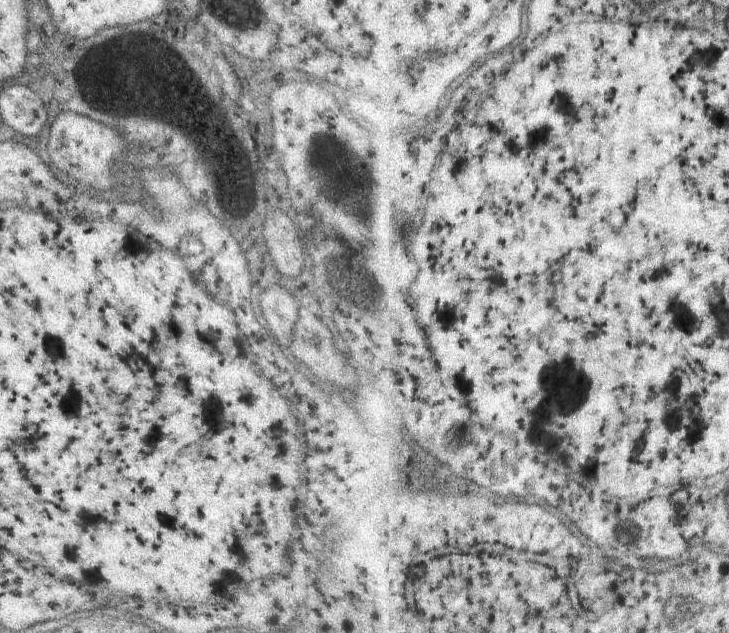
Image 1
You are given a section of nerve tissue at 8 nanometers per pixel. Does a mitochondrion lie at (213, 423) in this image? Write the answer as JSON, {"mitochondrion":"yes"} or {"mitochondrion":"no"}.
{"mitochondrion":"yes"}

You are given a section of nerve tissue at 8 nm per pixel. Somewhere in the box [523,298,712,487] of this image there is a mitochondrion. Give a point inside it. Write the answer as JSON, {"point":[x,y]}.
{"point":[565,383]}

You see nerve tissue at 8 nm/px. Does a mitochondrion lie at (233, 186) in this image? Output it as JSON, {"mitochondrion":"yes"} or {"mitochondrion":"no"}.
{"mitochondrion":"yes"}

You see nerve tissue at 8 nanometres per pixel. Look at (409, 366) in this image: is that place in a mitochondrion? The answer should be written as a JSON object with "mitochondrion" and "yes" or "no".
{"mitochondrion":"no"}

